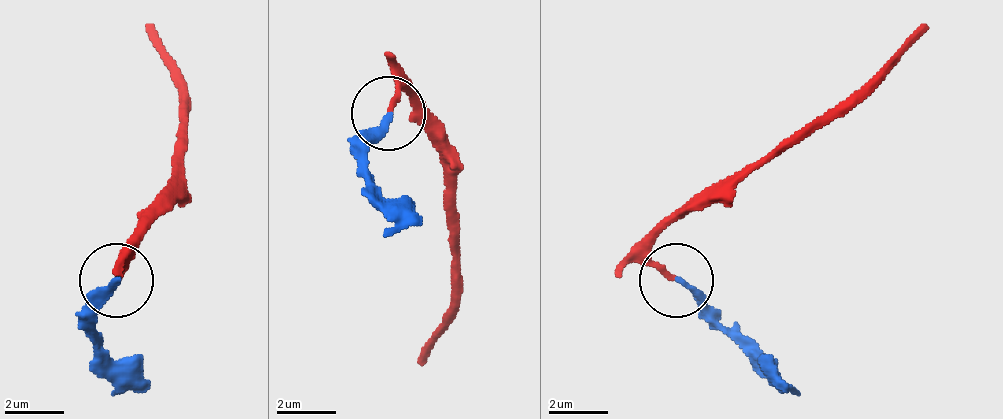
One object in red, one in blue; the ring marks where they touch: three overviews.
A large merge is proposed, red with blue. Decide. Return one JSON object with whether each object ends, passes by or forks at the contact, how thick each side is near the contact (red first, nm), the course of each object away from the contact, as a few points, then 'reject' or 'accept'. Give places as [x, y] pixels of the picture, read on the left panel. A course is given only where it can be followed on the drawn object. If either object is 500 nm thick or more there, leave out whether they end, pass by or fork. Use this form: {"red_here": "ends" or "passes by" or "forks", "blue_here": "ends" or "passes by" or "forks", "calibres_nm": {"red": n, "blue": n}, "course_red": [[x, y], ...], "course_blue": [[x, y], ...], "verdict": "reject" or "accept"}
{"red_here": "ends", "blue_here": "ends", "calibres_nm": {"red": 180, "blue": 200}, "course_red": [[118, 278], [133, 241], [170, 204], [177, 144], [177, 63], [147, 25]], "course_blue": [[118, 278], [95, 316], [110, 397]], "verdict": "accept"}

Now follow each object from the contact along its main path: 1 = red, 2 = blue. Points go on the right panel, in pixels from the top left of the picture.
1: (674, 278), (652, 241), (704, 204), (800, 144), (927, 25)
2: (674, 278), (800, 397)

